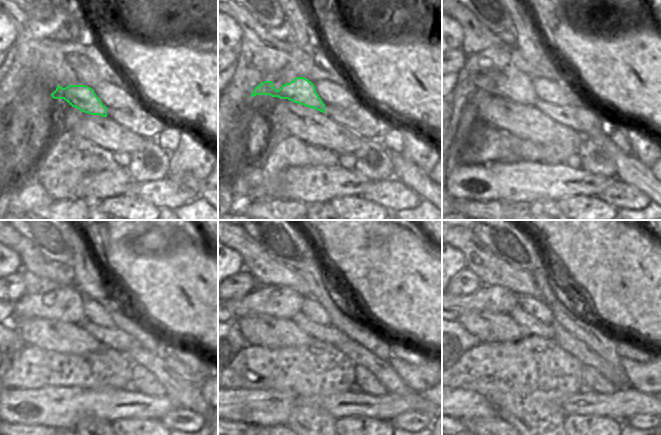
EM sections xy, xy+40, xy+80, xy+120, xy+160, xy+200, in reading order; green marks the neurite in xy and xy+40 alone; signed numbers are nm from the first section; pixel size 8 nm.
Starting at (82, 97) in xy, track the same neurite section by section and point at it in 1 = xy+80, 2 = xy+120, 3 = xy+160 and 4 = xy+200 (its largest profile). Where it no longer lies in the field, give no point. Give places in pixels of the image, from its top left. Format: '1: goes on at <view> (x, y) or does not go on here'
1: goes on at xy+80 (511, 83)
2: goes on at xy+120 (65, 304)
3: goes on at xy+160 (279, 301)
4: goes on at xy+200 (495, 298)

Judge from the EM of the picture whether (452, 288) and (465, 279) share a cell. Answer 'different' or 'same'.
same

